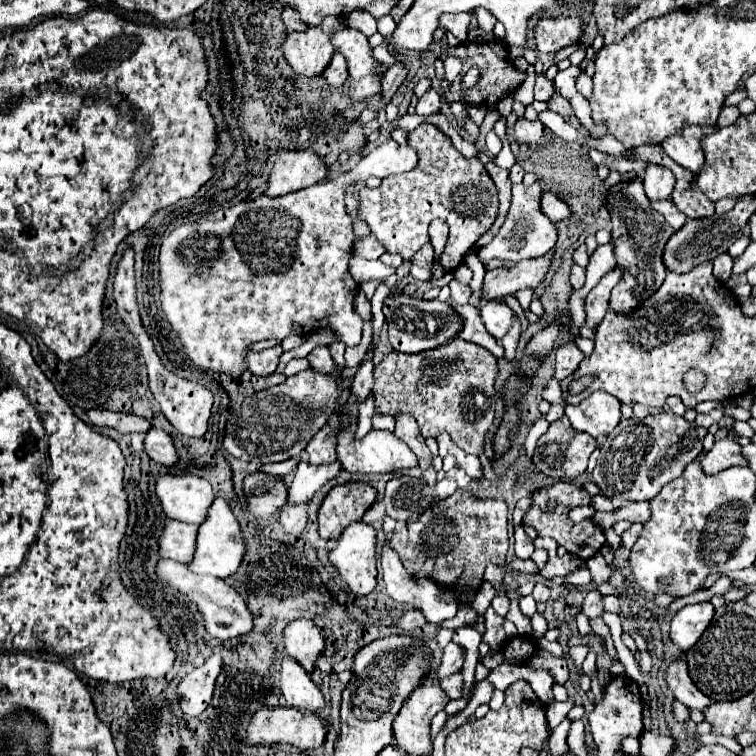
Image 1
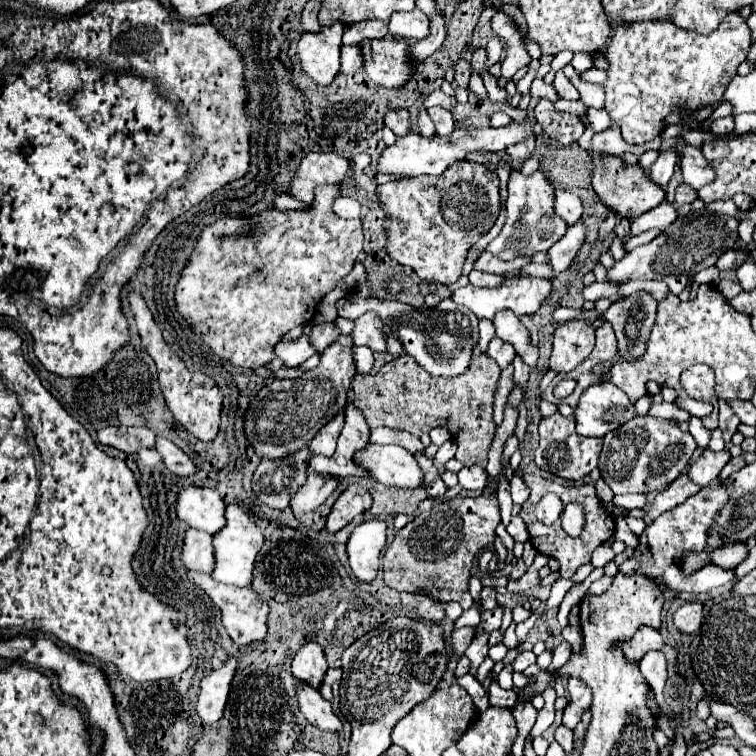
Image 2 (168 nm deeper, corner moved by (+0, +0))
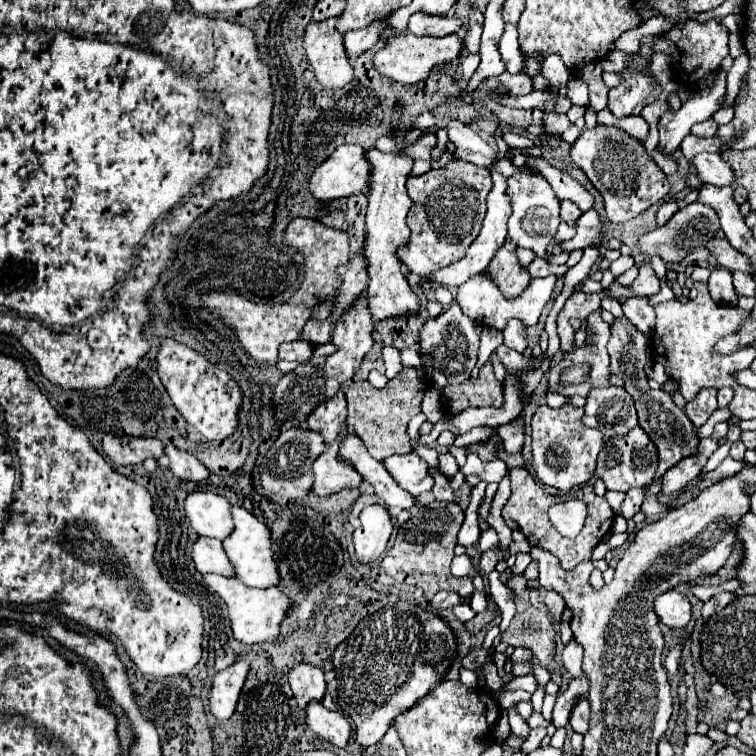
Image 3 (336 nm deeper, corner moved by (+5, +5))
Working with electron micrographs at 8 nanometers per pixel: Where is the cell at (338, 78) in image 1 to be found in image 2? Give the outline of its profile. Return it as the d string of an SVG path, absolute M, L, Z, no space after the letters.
M359 45L341 47L341 73L355 73L361 69L361 51Z

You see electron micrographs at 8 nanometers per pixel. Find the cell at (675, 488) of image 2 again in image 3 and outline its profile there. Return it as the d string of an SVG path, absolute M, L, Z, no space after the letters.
M727 456L723 462L719 465L719 468L713 470L712 472L700 474L702 480L712 480L715 481L719 477L719 479L723 479L726 477L730 477L740 472L745 466L746 462L744 460L735 460L731 456Z

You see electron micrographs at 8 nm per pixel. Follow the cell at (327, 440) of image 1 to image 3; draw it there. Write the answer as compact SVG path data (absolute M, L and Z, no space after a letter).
M342 390L336 396L328 398L326 402L318 404L306 418L306 426L320 432L326 444L336 440L336 436L344 428L344 422L346 422L346 400Z

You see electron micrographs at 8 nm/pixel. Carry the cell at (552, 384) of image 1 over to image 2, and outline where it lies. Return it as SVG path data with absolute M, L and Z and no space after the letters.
M499 311L493 317L495 335L503 339L505 343L511 343L515 351L523 357L523 361L529 365L531 371L539 369L539 353L537 347L529 345L529 331L527 327L511 313L511 311Z

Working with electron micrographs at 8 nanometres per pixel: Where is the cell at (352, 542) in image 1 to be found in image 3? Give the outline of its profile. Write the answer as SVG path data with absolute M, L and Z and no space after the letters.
M384 504L366 506L360 512L360 526L354 530L354 546L360 562L372 562L386 552L392 528L394 526Z

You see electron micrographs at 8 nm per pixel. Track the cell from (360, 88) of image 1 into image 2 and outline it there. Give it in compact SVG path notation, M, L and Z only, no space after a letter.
M391 37L371 41L363 39L359 47L363 53L363 71L379 87L401 87L415 71L415 65L405 51L407 41Z

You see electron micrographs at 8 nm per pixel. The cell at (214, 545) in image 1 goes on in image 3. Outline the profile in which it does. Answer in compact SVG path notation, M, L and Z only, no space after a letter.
M232 506L232 516L234 516L236 528L222 544L224 544L224 550L230 558L230 562L236 568L236 578L240 578L244 584L254 586L254 588L278 586L280 576L278 576L278 564L274 560L268 526L264 522L260 522L256 516L252 516L246 508L240 508L240 506Z

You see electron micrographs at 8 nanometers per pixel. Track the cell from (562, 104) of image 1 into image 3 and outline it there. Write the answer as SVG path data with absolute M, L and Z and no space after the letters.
M552 112L552 114L546 114L546 116L544 116L544 126L546 126L548 134L554 136L554 134L564 132L564 130L570 126L570 122L568 122L568 118L566 118L564 114Z

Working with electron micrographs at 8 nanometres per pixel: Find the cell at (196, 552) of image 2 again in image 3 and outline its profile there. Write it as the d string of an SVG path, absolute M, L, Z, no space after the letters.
M198 538L194 544L194 564L198 572L202 574L220 574L220 576L234 576L234 566L230 564L228 556L224 554L222 542L216 542L214 538Z

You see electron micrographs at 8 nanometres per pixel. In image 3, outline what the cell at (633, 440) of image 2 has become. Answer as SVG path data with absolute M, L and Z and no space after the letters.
M636 426L624 438L606 440L604 450L598 456L596 478L600 478L608 490L628 492L630 488L646 486L654 478L654 472L656 472L656 448L652 446L652 440L644 434L644 430Z

